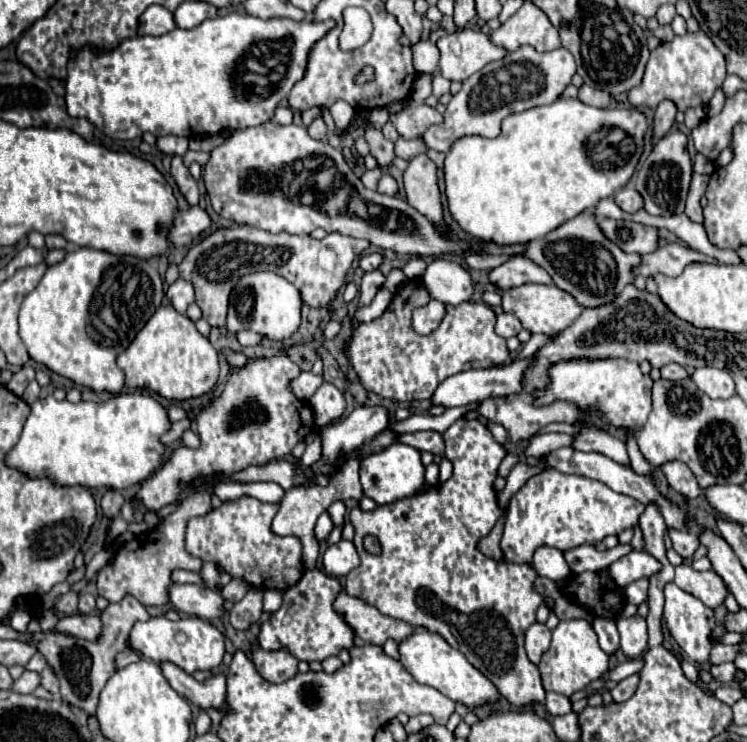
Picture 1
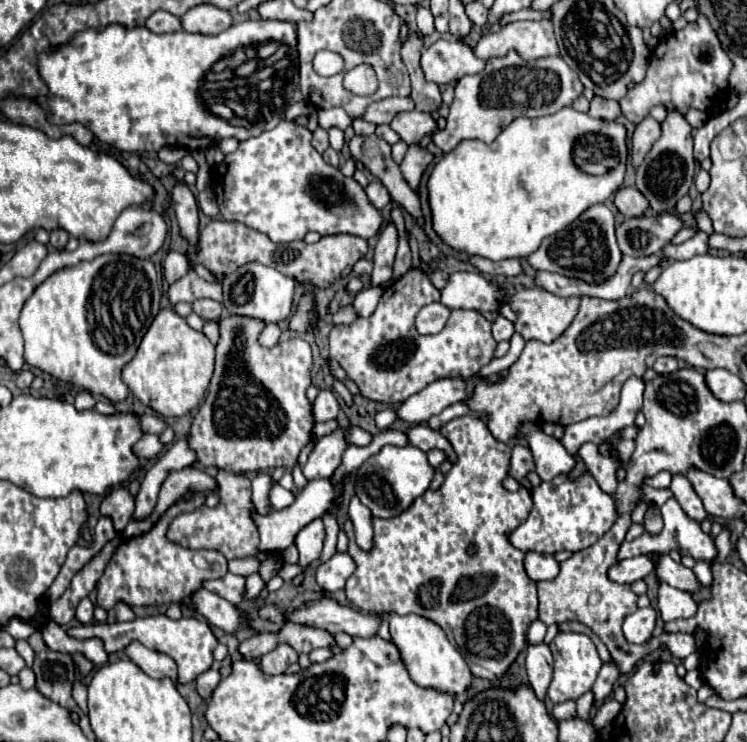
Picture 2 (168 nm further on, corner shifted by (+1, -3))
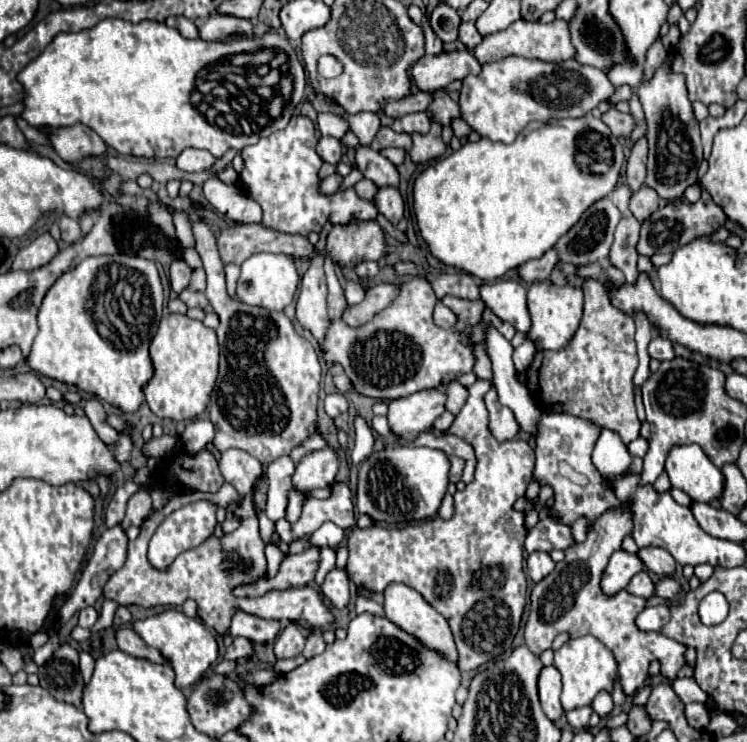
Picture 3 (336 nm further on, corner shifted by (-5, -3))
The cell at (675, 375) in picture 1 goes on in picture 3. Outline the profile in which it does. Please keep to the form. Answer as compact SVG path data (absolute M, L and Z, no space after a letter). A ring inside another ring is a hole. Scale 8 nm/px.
M663 337L651 339L651 343L649 343L649 355L653 359L659 359L659 361L665 361L665 359L673 359L675 357L671 341L669 339L663 339Z

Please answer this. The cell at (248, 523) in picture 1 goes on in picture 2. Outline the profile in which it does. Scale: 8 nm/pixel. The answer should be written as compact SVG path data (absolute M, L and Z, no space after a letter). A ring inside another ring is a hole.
M219 471L215 481L217 481L217 495L221 499L219 505L211 511L208 506L203 505L193 513L183 513L175 517L167 537L187 549L215 549L223 553L227 561L243 559L243 557L265 561L269 553L259 549L259 531L257 525L253 523L255 507L251 501L251 481L243 475L235 475L227 471Z

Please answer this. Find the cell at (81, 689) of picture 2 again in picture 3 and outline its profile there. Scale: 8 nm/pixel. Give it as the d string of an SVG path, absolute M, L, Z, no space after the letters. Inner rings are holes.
M83 651L83 653L79 655L79 669L81 669L81 675L83 675L85 683L89 683L89 679L91 679L91 673L93 673L93 665L95 665L95 659L93 659L93 655Z

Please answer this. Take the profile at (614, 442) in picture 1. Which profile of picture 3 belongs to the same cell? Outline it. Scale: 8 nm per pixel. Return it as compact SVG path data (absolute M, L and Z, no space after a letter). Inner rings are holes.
M637 437L637 439L631 441L627 447L629 447L629 453L631 453L633 457L635 457L635 455L637 455L637 457L643 457L643 455L647 453L647 449L649 449L649 443L647 443L643 437Z

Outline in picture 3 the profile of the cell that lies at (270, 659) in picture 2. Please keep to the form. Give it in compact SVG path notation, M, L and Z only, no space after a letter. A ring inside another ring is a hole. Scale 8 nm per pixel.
M289 621L289 625L275 639L275 655L277 659L289 659L301 655L305 645L305 637L297 621Z

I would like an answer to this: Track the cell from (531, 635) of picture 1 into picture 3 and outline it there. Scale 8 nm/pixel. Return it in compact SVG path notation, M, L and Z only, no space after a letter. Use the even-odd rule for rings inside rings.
M543 667L539 677L539 697L543 711L551 721L561 719L563 715L559 695L561 695L561 673L555 667Z

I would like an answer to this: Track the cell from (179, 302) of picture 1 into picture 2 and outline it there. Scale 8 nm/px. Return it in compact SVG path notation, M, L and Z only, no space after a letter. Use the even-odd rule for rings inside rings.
M191 269L185 277L175 281L173 285L169 285L167 297L169 297L171 305L177 305L181 301L193 303L195 299L201 299L201 297L211 297L215 301L221 301L221 285L219 283L207 283Z

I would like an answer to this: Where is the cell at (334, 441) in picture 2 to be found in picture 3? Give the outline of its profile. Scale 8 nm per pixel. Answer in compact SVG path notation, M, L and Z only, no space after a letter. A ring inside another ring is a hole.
M329 447L317 449L297 463L297 469L293 473L293 485L299 487L303 495L317 487L331 487L335 483L337 469L337 453Z

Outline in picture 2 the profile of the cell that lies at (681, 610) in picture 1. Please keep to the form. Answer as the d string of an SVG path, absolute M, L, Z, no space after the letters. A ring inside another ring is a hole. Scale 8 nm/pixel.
M667 583L659 585L659 611L665 623L673 619L689 619L697 613L697 603L691 593L675 589Z

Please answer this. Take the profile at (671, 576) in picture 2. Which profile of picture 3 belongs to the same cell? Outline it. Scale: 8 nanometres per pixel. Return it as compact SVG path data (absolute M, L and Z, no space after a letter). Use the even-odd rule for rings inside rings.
M643 547L637 551L637 557L645 565L645 569L653 571L655 575L675 575L675 559L661 547Z

